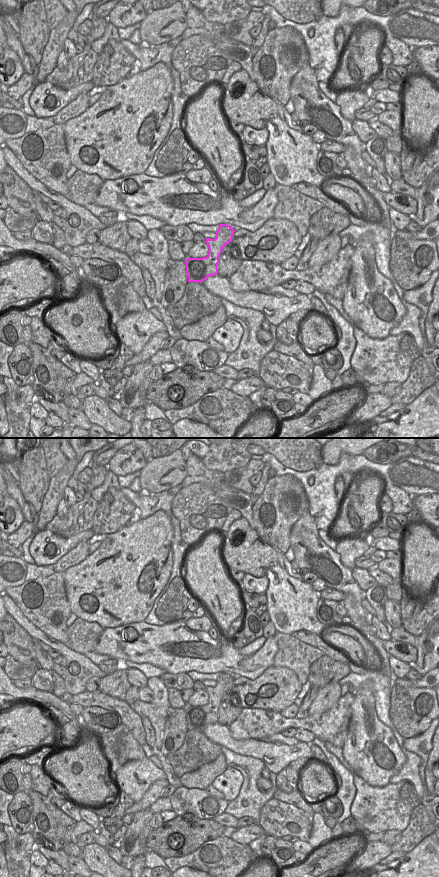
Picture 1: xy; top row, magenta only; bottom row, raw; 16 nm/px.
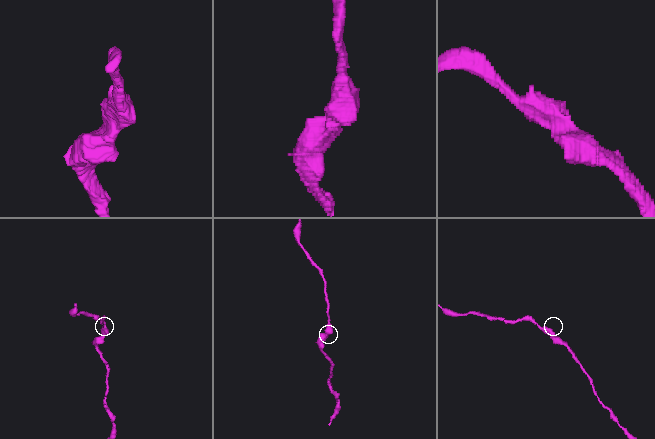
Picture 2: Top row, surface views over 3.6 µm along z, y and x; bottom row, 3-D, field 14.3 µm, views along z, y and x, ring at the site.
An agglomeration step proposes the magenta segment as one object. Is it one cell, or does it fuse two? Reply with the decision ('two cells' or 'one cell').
one cell

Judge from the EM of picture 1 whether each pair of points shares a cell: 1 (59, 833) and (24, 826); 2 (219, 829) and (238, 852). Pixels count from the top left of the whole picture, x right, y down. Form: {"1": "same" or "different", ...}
{"1": "different", "2": "different"}

